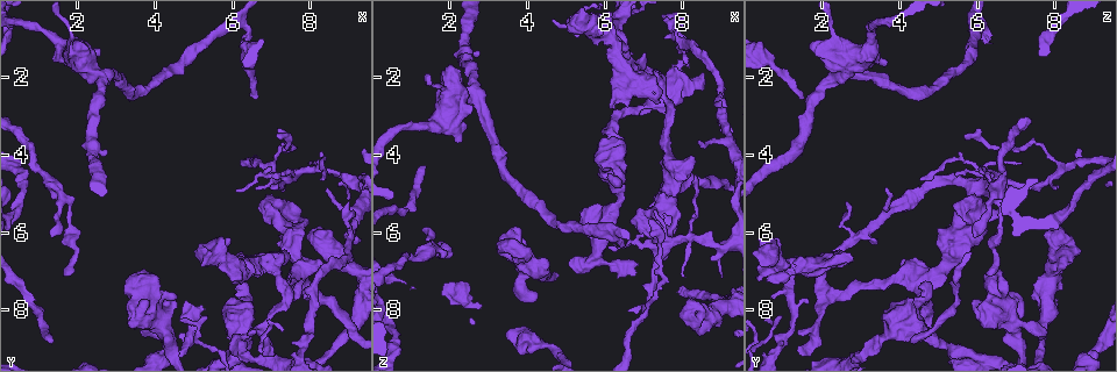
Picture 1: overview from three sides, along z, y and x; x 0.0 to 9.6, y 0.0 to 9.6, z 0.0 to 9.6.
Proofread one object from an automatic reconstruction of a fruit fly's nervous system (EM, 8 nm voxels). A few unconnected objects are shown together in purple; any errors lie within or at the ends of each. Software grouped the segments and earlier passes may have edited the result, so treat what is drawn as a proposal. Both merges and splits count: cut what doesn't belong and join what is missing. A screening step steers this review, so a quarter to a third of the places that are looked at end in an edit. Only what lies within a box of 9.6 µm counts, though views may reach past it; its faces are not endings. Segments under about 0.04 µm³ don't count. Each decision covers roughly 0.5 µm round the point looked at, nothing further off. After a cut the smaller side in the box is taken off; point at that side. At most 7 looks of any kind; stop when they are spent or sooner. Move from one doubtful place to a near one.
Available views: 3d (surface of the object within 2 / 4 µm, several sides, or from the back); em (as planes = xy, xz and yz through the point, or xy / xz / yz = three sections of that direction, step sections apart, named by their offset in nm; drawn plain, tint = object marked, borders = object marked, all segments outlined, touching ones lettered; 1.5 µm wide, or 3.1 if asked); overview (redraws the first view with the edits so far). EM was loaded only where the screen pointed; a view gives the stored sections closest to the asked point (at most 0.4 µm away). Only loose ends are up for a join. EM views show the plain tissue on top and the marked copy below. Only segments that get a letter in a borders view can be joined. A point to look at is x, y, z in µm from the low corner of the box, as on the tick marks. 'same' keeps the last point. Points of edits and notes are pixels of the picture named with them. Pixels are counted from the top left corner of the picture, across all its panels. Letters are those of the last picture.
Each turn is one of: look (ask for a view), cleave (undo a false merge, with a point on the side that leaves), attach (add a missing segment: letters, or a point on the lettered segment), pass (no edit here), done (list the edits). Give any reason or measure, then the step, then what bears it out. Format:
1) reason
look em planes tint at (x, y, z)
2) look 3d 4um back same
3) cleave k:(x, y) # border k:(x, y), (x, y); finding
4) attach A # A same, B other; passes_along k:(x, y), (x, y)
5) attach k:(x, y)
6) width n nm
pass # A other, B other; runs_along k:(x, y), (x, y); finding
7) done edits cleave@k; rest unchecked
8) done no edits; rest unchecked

look 3d 4um at (7.95, 7.65, 0.70)

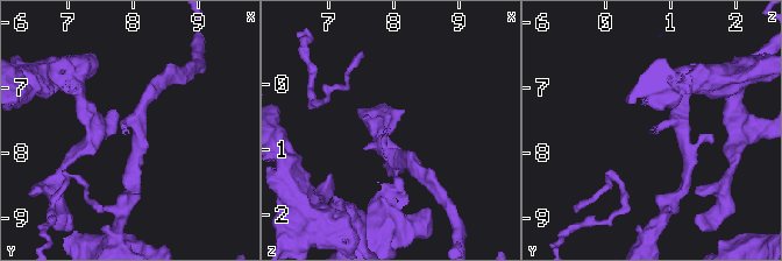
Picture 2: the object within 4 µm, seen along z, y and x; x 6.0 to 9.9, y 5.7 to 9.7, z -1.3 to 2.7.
arm_widths 220, 220 nm
look em yz step 4 borders at (7.95, 7.65, 0.70)

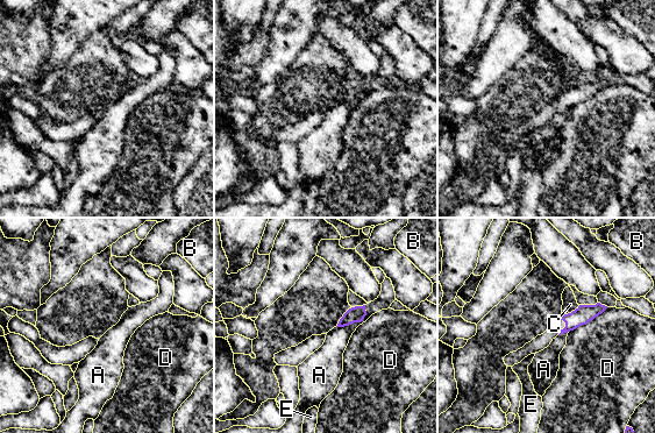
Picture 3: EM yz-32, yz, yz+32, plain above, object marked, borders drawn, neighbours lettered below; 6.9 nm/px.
pass # A other, B other, C other, D other, E other; no lettered segment goes on from it

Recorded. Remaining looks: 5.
branch stops here
look em xz step 8 tint at (1.70, 7.15, 6.30)

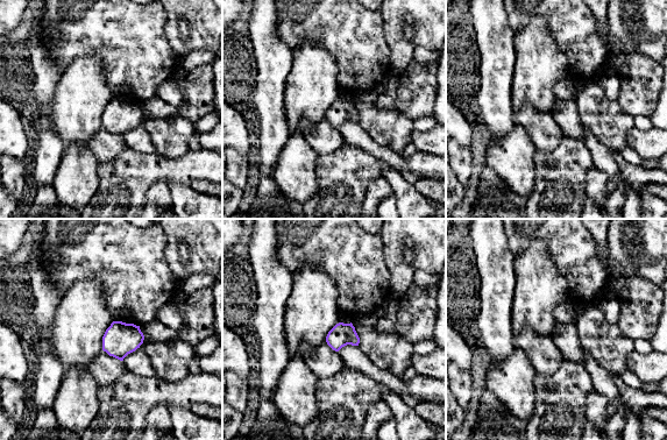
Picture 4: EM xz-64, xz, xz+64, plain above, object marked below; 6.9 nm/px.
another direction
look em planes borders same

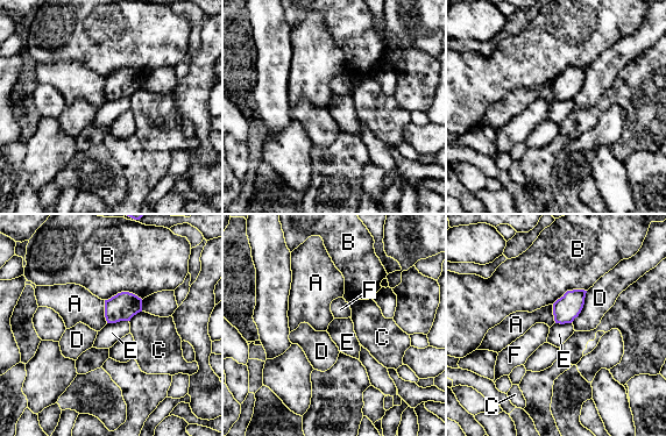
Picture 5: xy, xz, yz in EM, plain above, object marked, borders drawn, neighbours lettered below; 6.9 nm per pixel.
pass # A other, B other, C other, D other, E other, F other; border 5:(128, 320), (107, 323); no lettered segment goes on from it

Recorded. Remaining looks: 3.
look 3d 4um at (6.35, 1.05, 6.30)

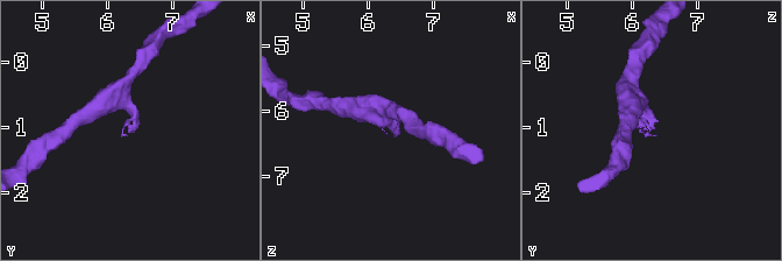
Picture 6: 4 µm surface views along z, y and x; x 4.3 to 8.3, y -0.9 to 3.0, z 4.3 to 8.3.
now the EM
look em xy step 8 tint at (6.30, 1.10, 6.35)

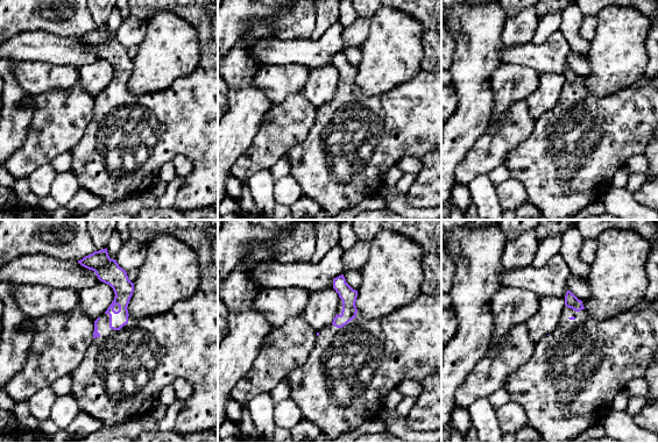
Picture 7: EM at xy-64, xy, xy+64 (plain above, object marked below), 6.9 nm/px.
cut it another way
look em yz step 8 borders same

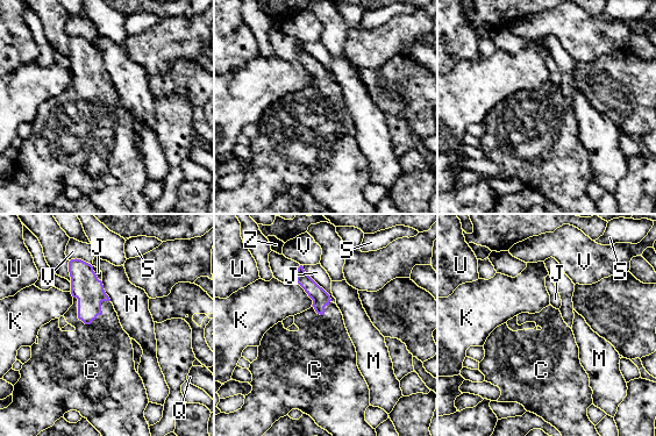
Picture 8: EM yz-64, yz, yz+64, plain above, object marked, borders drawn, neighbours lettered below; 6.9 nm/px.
width 110 nm
attach C # C same, J other, K other, M other, Q other, S other, U other, V other, Z other; passes_along 8:(85, 286), (98, 314), (101, 350); the cell continues

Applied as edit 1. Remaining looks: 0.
done edits attach@8; rest unchecked

